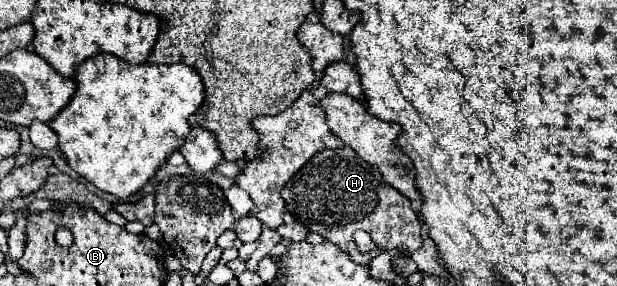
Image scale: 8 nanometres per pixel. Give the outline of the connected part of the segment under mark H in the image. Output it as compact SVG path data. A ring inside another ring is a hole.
M348 146L338 150L324 148L322 152L314 154L290 178L280 196L284 198L288 212L300 224L342 248L342 252L346 252L356 264L370 264L372 258L388 250L402 250L412 254L422 246L420 222L410 208L410 200L386 184L382 174L360 160L358 154ZM356 230L366 230L378 248L374 248L370 254L360 254L352 240Z

